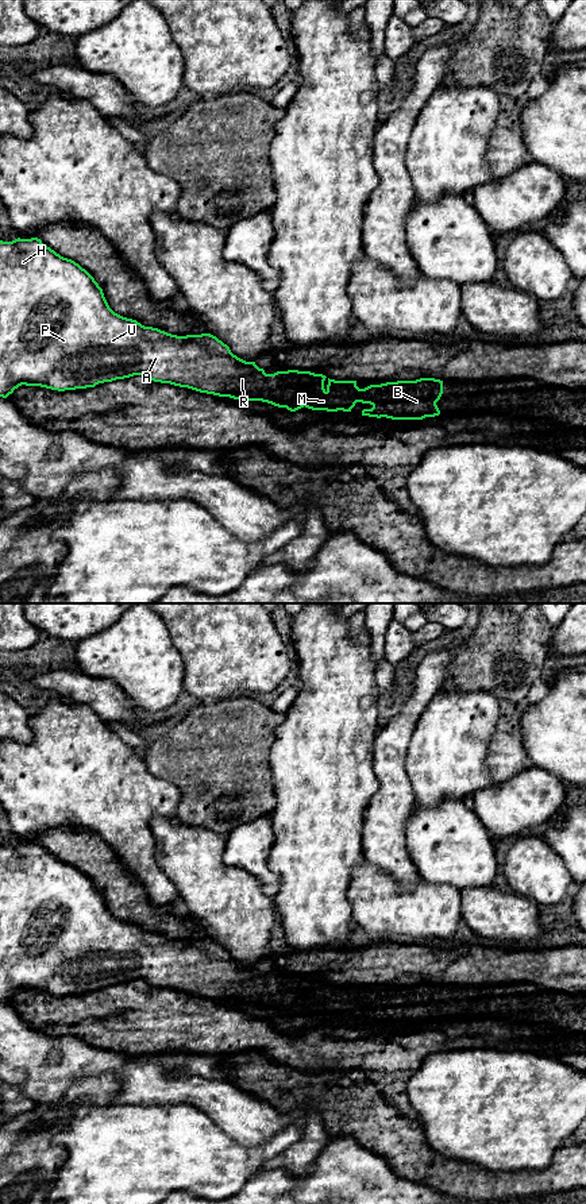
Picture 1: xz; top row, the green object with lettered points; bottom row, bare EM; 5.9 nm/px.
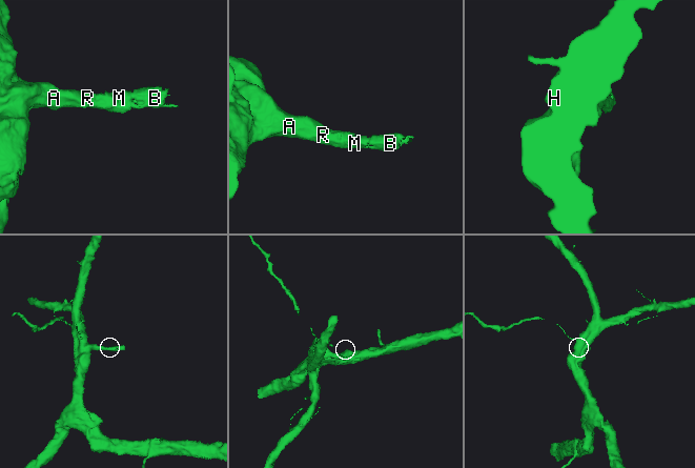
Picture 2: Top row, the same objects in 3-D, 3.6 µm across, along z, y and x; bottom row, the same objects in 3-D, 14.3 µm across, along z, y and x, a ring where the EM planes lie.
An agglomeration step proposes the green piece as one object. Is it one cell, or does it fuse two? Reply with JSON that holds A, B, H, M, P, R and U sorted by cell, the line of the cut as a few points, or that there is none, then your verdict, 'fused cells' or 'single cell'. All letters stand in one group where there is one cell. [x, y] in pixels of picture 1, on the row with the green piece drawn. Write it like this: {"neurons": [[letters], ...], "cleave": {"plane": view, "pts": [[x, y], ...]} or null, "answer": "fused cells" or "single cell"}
{"neurons": [["A", "B", "H", "M", "P", "R", "U"]], "cleave": null, "answer": "single cell"}

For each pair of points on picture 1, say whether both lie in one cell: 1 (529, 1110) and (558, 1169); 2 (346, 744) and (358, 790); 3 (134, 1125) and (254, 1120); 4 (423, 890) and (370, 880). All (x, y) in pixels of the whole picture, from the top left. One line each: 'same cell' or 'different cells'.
1: different cells
2: same cell
3: different cells
4: same cell

